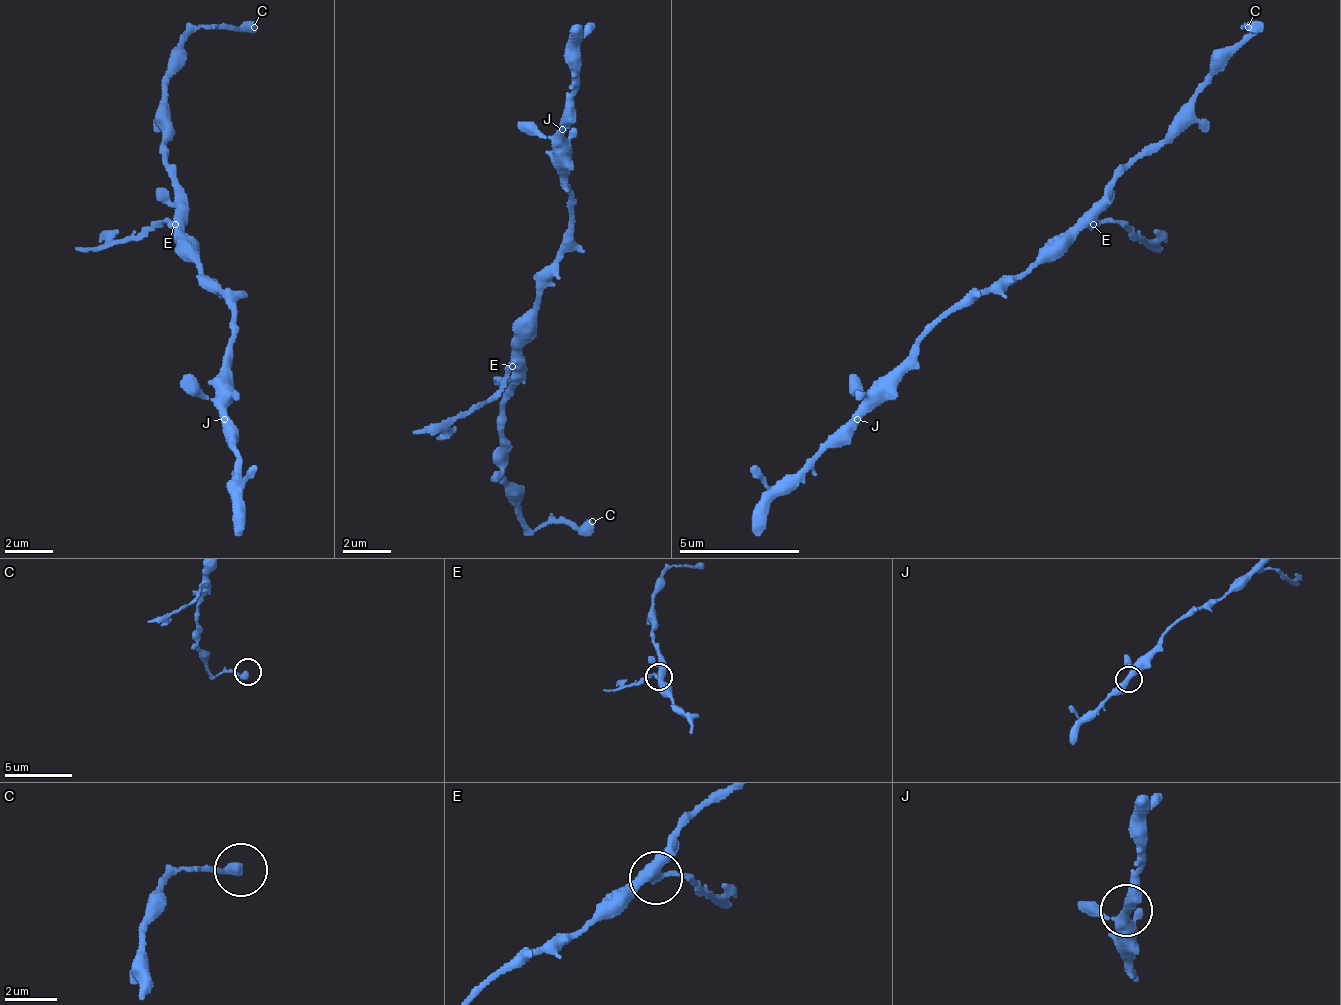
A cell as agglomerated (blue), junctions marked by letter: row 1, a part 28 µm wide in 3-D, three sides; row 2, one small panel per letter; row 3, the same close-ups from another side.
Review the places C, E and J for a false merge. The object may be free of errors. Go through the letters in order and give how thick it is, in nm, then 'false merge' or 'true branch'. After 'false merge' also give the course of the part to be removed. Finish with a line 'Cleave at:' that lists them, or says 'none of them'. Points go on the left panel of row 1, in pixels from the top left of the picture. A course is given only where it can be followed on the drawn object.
C: calibre 400 nm; true branch
E: calibre 360 nm; false merge; course (176, 226), (158, 220), (140, 238), (74, 250)
J: calibre 360 nm; true branch
Cleave at: E

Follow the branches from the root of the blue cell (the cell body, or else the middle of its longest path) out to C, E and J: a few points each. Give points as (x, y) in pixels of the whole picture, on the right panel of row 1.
C: (1032, 268), (1170, 129), (1176, 111), (1254, 33), (1254, 27), (1248, 27)
E: (1032, 268), (1038, 268), (1050, 256), (1056, 256), (1086, 226), (1092, 226)
J: (1032, 268), (1026, 268), (1020, 274), (1008, 274), (1001, 280), (971, 292), (917, 346), (917, 358), (857, 419)

